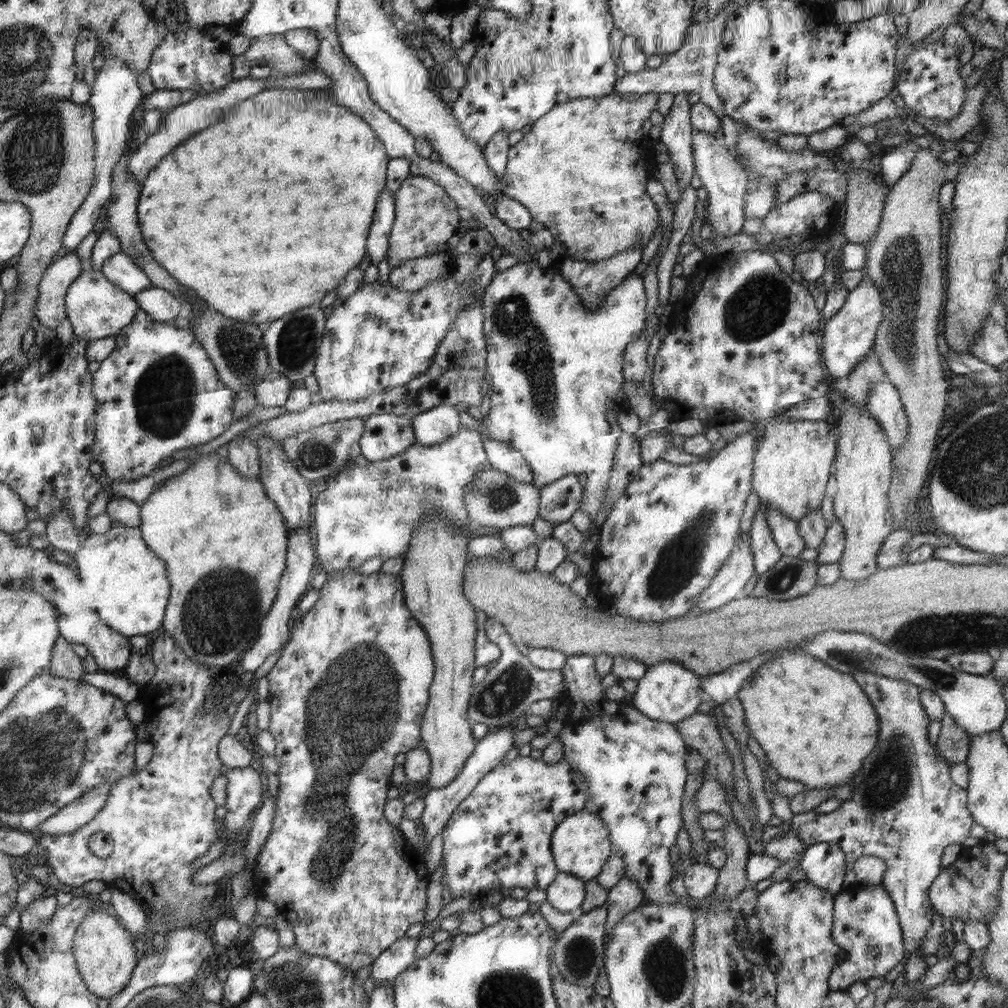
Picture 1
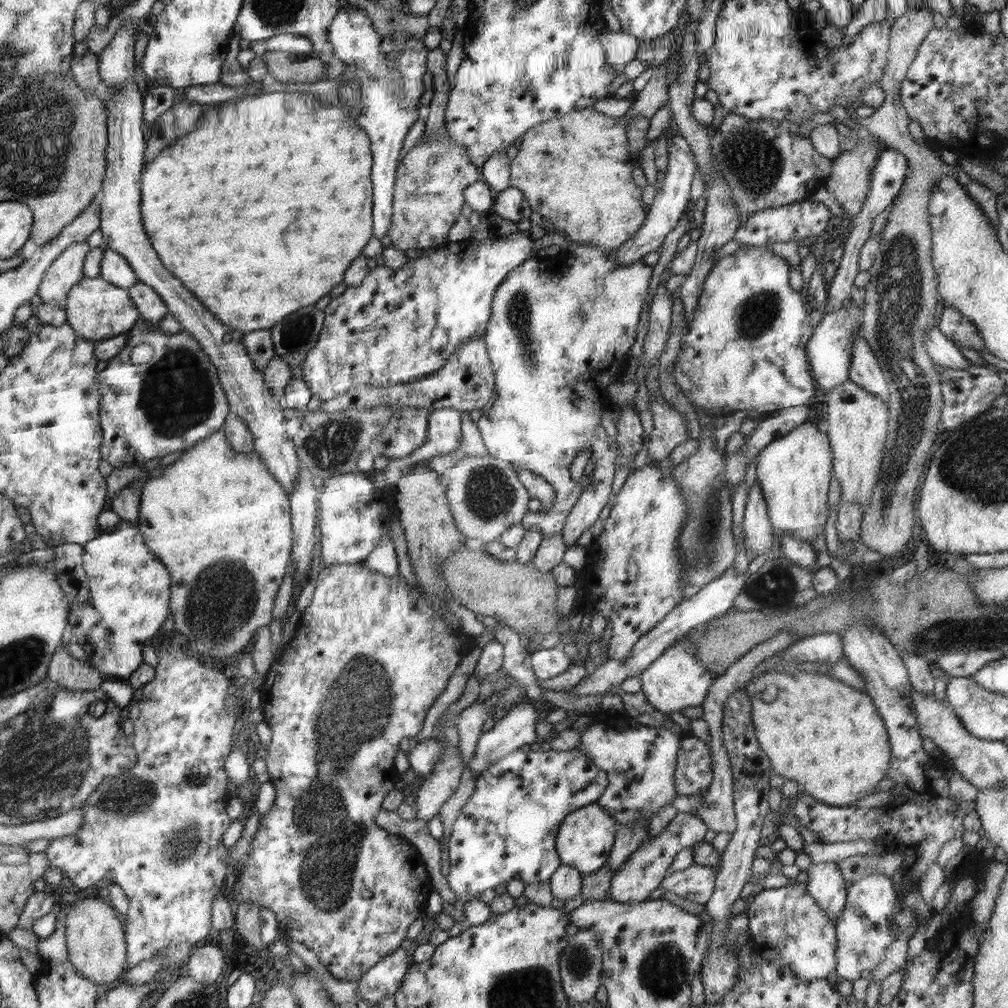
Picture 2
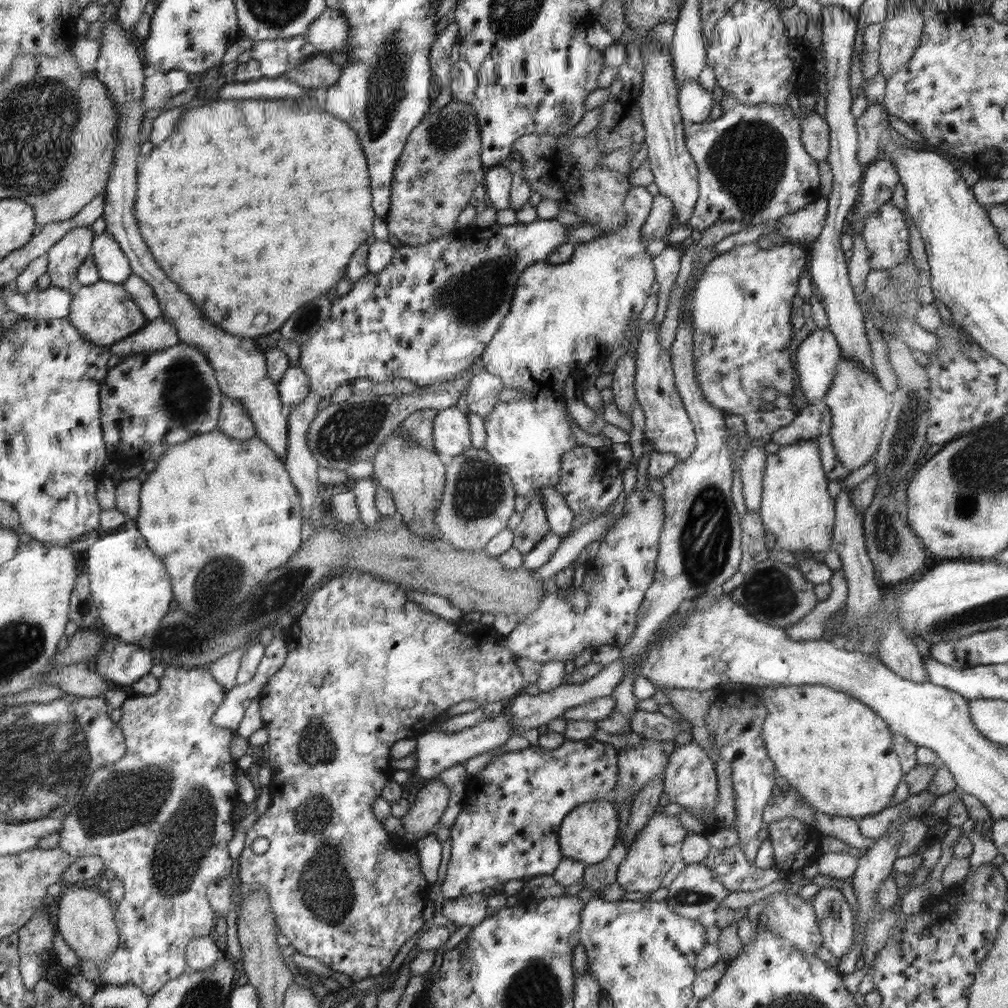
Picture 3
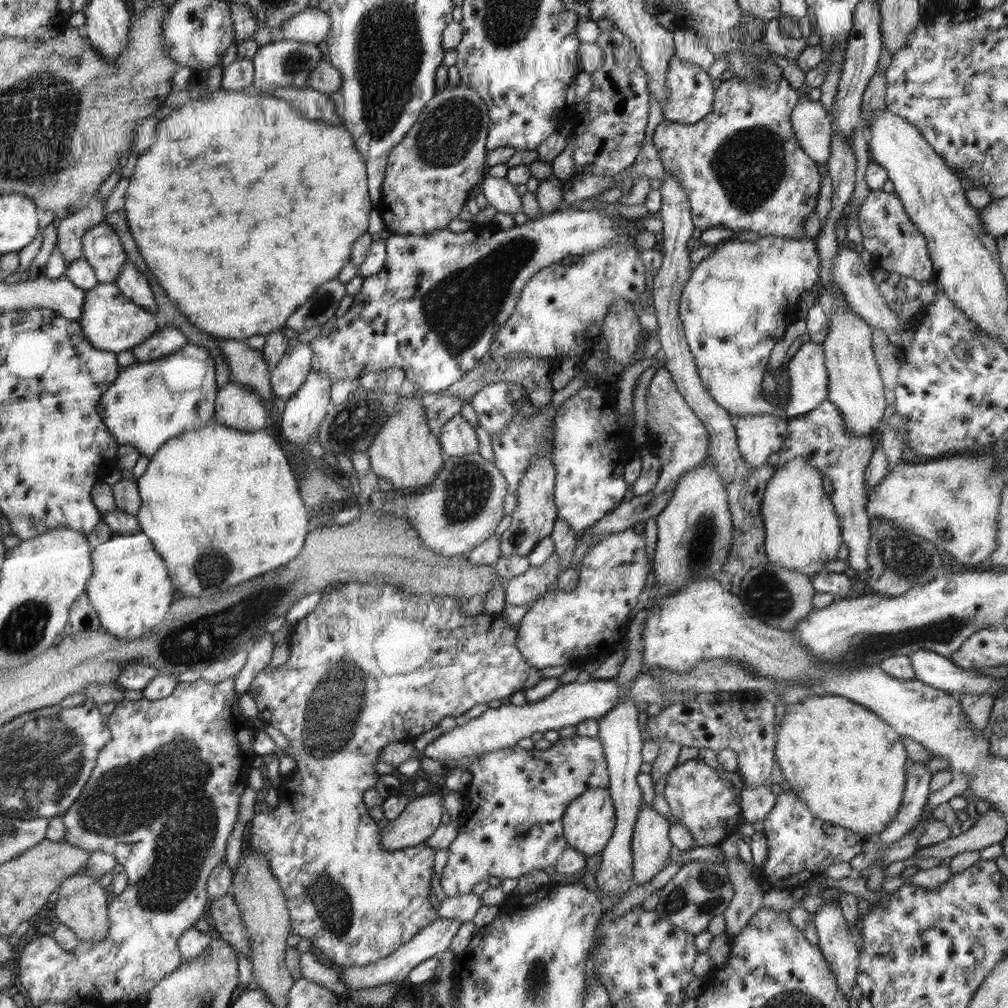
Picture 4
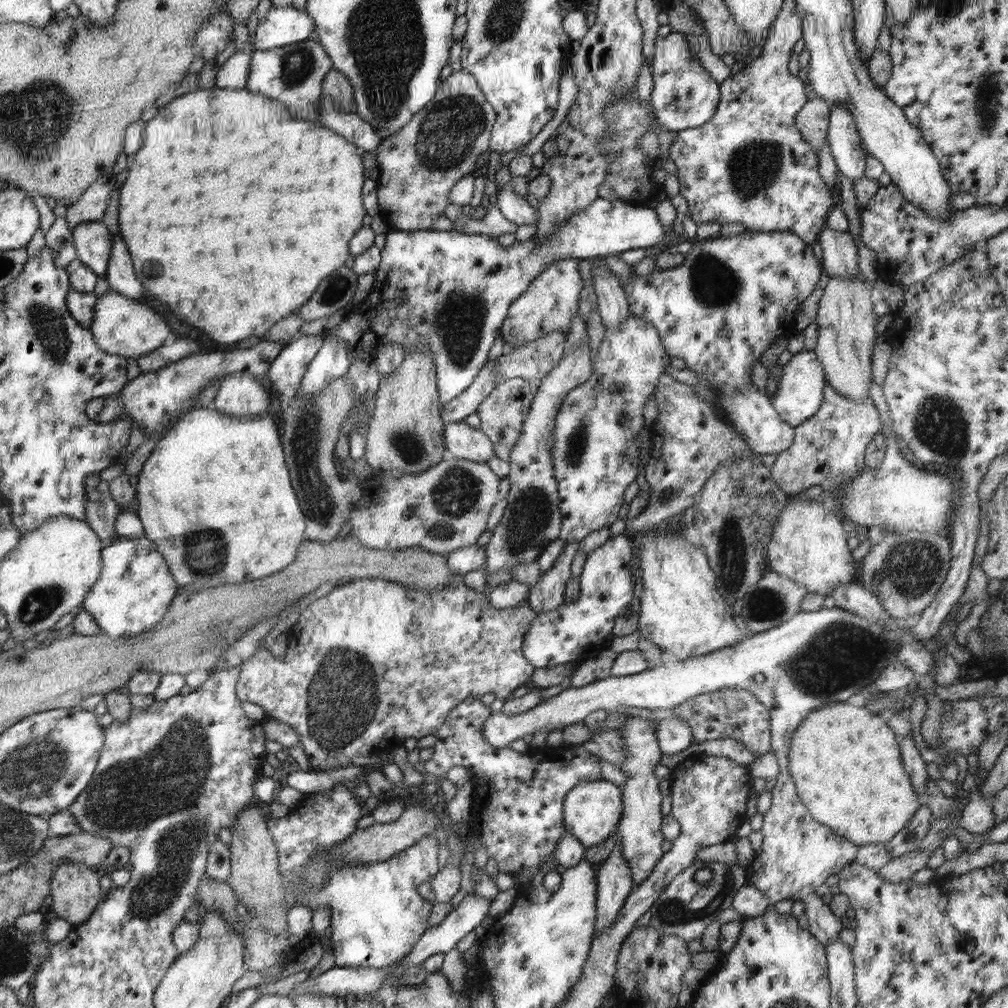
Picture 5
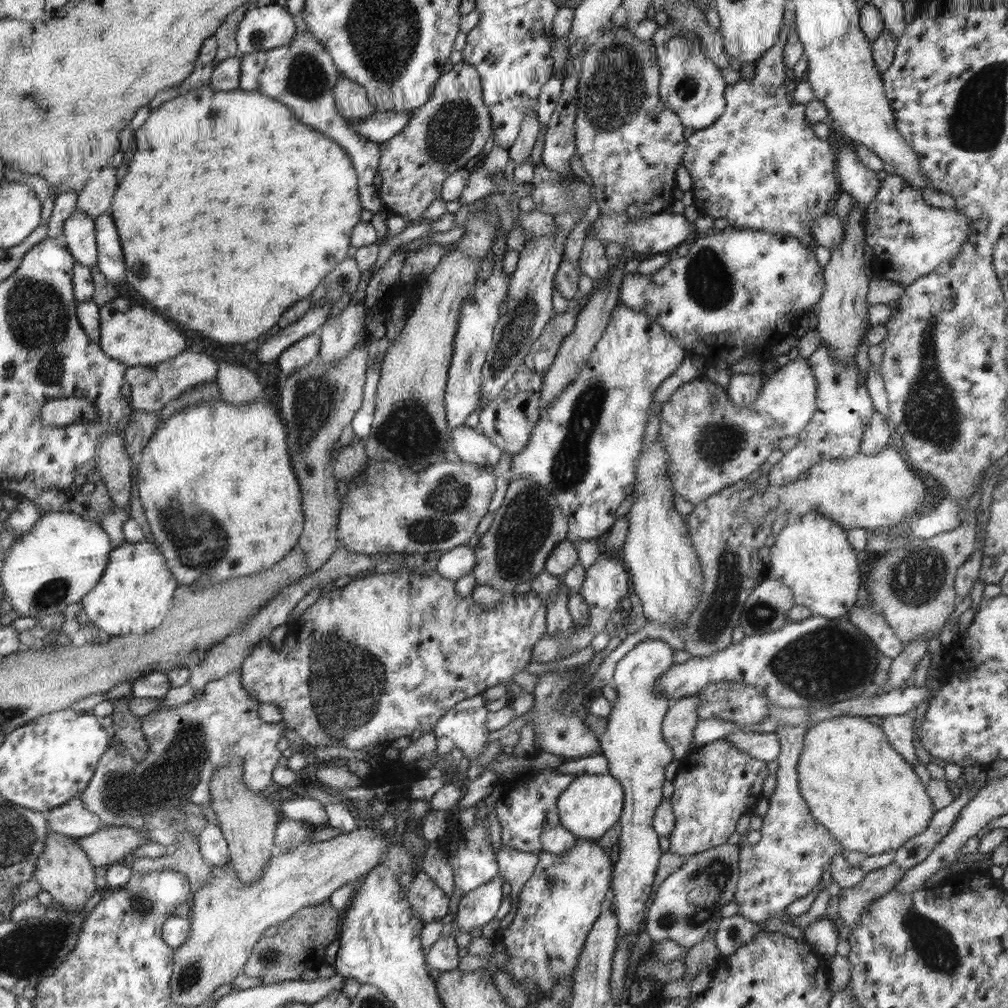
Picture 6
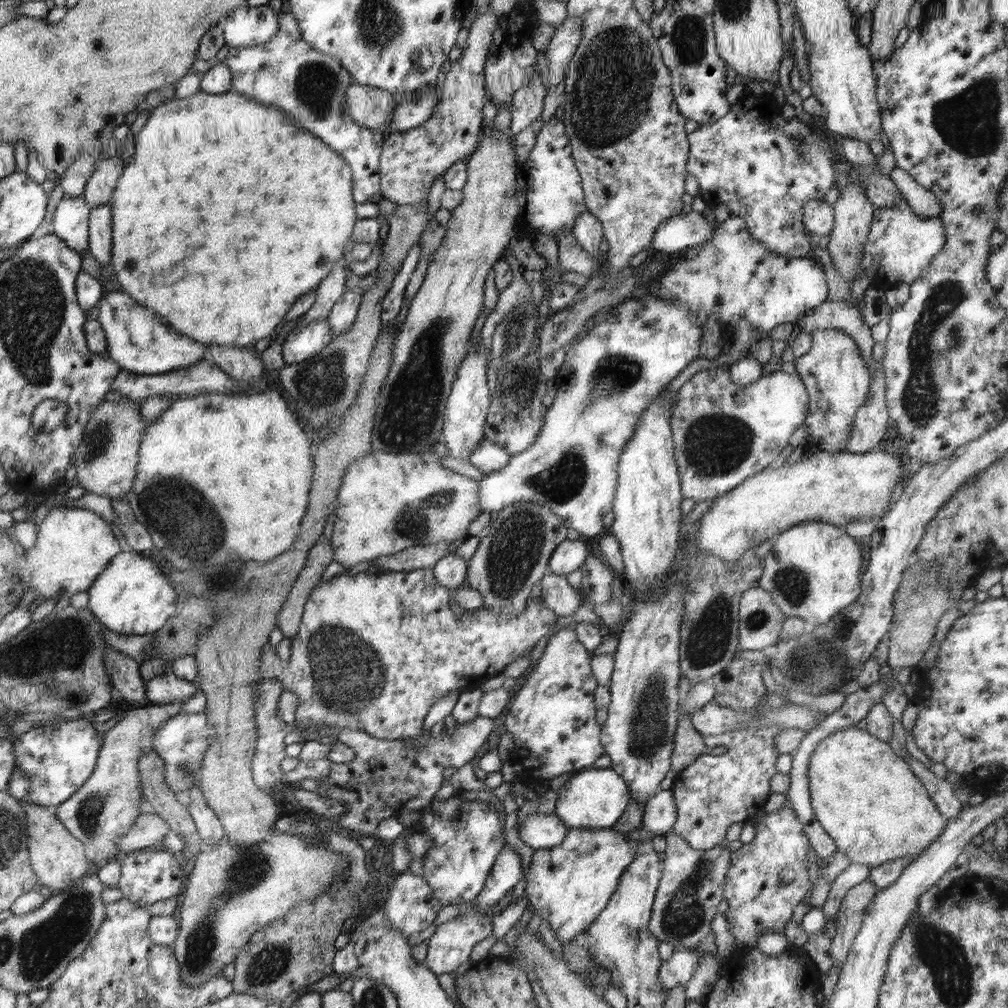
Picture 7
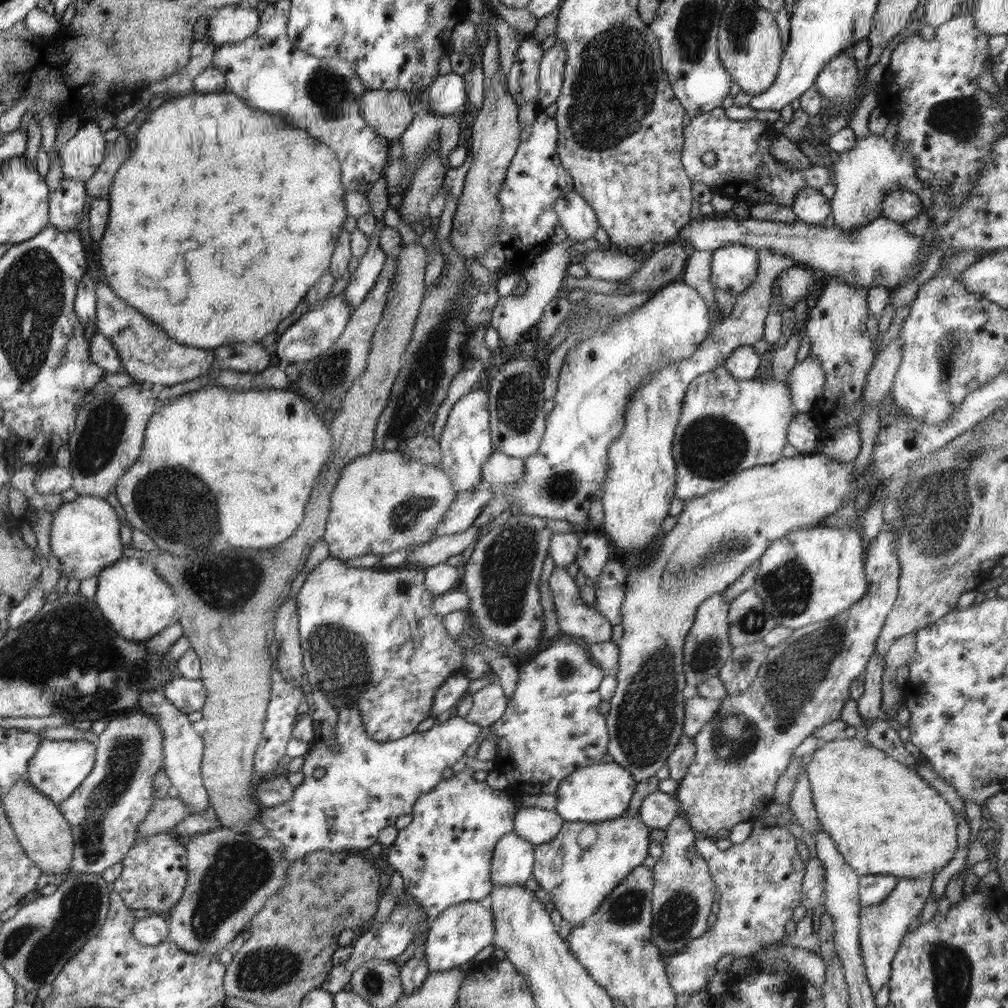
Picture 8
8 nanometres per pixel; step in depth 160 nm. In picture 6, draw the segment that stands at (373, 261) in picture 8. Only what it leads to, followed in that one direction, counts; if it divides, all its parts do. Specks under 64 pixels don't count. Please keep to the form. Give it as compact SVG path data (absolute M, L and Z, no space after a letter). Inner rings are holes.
M363 303L349 304L342 313L328 319L319 329L321 347L318 360L337 364L364 339L365 306Z

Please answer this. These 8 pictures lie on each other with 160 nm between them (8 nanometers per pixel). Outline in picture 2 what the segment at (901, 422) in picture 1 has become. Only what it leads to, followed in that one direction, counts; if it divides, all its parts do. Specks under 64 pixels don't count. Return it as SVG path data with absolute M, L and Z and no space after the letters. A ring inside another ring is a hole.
M859 330L855 332L855 338L853 338L849 379L860 388L872 393L876 398L886 403L889 402L889 382L886 380L868 341L859 334Z

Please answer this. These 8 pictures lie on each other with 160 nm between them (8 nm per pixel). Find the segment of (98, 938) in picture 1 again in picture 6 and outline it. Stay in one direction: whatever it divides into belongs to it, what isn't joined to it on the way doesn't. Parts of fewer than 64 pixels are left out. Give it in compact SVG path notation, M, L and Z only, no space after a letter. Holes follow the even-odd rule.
M51 830L47 833L46 846L36 862L34 878L39 881L43 890L51 894L53 904L70 912L84 910L90 896L96 892L94 876L98 876L99 873L94 872L94 866L90 864L87 852L84 852L82 845L76 839Z

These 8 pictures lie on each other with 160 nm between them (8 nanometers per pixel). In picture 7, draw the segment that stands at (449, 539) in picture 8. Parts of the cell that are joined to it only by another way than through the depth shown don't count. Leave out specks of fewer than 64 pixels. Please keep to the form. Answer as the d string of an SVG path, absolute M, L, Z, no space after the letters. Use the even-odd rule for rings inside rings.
M440 541L430 546L410 547L396 555L372 559L369 564L391 571L413 571L433 567L440 558L449 555L450 544L448 541Z

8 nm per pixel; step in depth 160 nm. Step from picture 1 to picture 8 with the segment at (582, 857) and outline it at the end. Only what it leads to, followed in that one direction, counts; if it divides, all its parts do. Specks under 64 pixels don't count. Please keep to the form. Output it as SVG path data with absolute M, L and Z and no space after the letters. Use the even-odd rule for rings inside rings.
M618 763L594 764L579 768L559 784L554 794L557 798L555 811L566 822L603 823L619 819L630 808L630 802L635 796L636 783L633 773Z

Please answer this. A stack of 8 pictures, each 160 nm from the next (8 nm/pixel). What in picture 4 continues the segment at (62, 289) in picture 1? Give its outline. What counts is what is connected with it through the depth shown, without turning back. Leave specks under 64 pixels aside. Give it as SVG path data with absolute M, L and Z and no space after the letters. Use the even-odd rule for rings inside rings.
M97 194L86 208L61 219L56 246L63 254L66 266L83 256L82 237L86 231L105 220L104 203L104 198Z

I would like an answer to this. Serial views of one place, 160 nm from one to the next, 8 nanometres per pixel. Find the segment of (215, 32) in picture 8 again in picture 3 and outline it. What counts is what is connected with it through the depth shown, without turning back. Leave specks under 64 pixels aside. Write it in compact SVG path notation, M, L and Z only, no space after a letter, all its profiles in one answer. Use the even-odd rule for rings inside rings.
M328 8L323 16L314 20L308 33L303 37L310 41L321 54L349 52L351 25L340 10Z

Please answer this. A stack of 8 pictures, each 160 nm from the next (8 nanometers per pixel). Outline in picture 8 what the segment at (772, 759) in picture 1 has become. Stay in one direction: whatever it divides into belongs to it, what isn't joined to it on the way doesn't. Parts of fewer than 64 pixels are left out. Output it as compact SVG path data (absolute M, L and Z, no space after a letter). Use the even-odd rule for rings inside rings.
M836 738L827 742L824 746L815 750L811 754L811 760L805 767L809 781L811 782L811 797L814 803L814 808L817 812L817 817L821 823L821 827L830 835L830 838L836 843L836 848L844 857L844 860L860 875L875 875L875 874L889 874L897 876L897 878L915 879L925 877L928 875L938 874L946 864L948 864L953 856L954 851L958 849L957 846L957 820L956 812L946 803L946 800L918 775L916 769L910 768L895 759L892 756L887 756L875 746L872 746L867 740L858 740L852 738Z

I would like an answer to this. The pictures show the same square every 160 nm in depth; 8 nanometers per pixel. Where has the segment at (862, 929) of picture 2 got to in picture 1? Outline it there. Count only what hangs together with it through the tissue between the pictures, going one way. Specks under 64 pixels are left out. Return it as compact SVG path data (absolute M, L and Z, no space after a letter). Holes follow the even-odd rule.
M856 884L834 897L832 940L840 948L841 959L832 968L829 991L846 990L856 982L884 977L905 957L903 932L890 898L881 884Z

